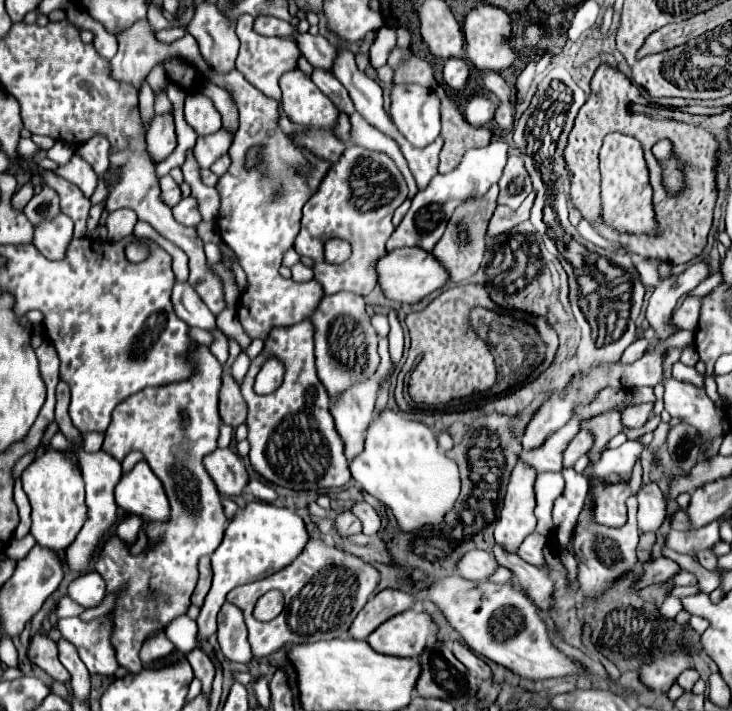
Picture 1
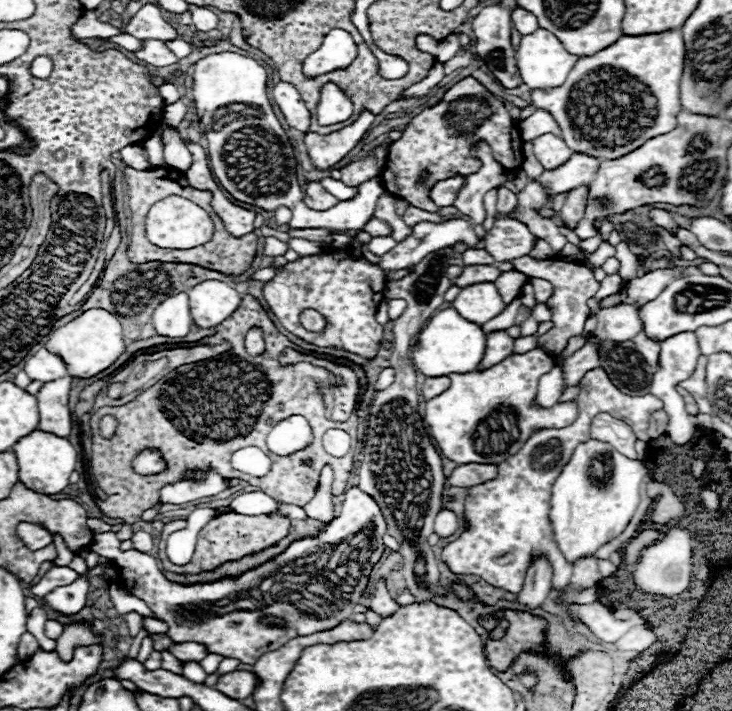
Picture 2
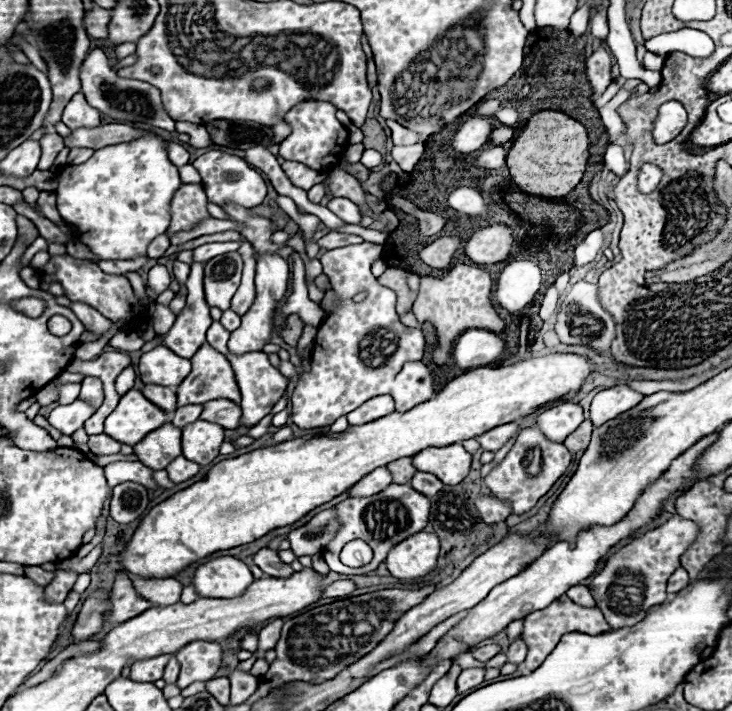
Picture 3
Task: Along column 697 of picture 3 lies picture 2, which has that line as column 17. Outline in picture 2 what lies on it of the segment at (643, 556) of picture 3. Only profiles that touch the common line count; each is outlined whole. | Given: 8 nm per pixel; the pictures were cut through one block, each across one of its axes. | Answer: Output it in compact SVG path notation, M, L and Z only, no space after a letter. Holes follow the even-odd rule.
M20 522L16 526L16 534L18 538L22 540L22 544L28 548L28 550L40 550L40 548L46 548L48 544L52 544L52 536L48 530L44 530L42 526L38 524L30 524L30 522Z

